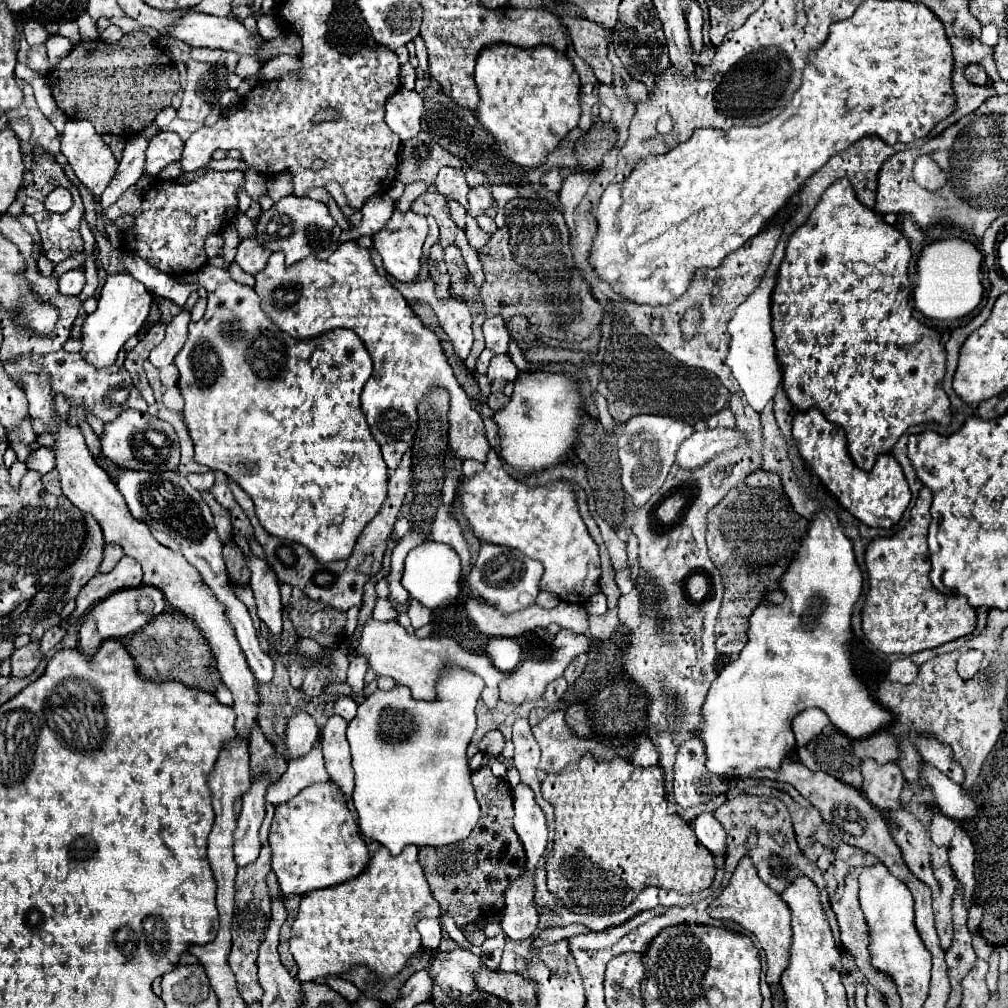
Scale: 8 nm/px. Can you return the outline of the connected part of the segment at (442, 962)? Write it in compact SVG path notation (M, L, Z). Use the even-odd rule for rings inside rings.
M456 947L452 953L438 953L430 961L428 973L444 993L450 993L450 991L472 993L476 989L474 973L478 965L482 965L478 955L462 947Z

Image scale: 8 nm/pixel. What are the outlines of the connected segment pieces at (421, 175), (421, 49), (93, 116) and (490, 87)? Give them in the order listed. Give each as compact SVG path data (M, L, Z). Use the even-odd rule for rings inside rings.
M420 133L414 139L402 143L396 179L402 183L414 183L418 179L434 183L438 169L444 165L462 169L460 159L456 159L450 151L442 149L436 141L432 141L428 133Z
M419 35L413 40L413 43L416 48L416 56L419 61L419 66L424 71L425 76L428 77L428 54L425 44Z
M144 31L122 35L116 43L80 41L46 75L52 97L70 119L90 121L98 135L116 135L124 141L142 133L180 91L178 69L168 53Z
M496 43L486 47L478 61L474 73L480 105L476 111L478 121L484 125L488 133L494 135L496 143L504 151L504 155L520 167L538 167L546 161L548 151L552 151L560 139L578 125L580 119L580 79L572 67L572 61L564 55L554 51L548 45L538 45L530 49L522 49L508 43Z

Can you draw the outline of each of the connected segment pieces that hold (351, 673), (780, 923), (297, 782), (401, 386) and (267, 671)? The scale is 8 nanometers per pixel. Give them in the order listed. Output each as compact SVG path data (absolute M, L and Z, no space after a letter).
M352 657L352 667L348 669L348 679L346 683L352 687L352 697L358 697L364 693L364 673L368 667L364 667L364 659L354 659Z
M744 855L740 863L736 865L726 889L708 905L708 915L714 919L736 921L746 931L754 933L766 953L766 963L768 963L766 979L770 985L778 985L780 975L784 967L788 965L788 951L790 951L790 941L792 941L790 911L788 911L788 905L780 899L780 895L768 889L766 883L758 877L756 867L752 865L752 859L748 855Z
M314 747L308 755L304 755L304 759L298 759L296 763L288 765L284 779L280 779L280 783L268 787L266 801L272 805L286 803L296 793L300 793L302 787L308 787L308 785L318 783L318 781L328 781L328 779L330 777L328 777L326 767L324 767L322 751L318 751Z
M356 241L342 243L334 251L334 255L328 257L326 261L302 259L294 263L292 267L284 265L284 255L272 253L266 267L256 275L254 289L260 297L260 305L264 313L268 315L268 319L272 319L272 323L276 323L282 331L286 331L294 339L312 339L330 329L344 327L344 329L354 331L364 341L374 361L374 373L366 381L360 401L362 401L362 411L372 429L372 435L380 445L392 443L392 441L408 441L408 443L412 441L418 429L416 407L434 389L446 389L450 397L452 397L452 391L448 387L462 389L458 379L454 377L454 371L448 363L448 357L436 333L420 321L420 317L410 309L406 299L388 281L388 277L376 271L374 263L370 261L368 249L362 249Z
M120 467L116 471L116 475L112 477L112 481L114 481L116 489L124 495L132 517L146 523L150 527L152 537L158 543L172 549L174 553L180 553L192 567L196 567L202 581L212 589L214 597L220 599L220 603L226 607L226 617L236 631L236 639L238 639L256 679L260 683L270 683L272 675L274 675L274 663L260 649L250 613L244 607L244 603L240 599L236 599L236 595L234 595L234 589L226 575L222 545L220 545L216 529L214 529L212 513L210 513L210 507L206 505L206 501L200 497L200 493L186 481L186 477L180 471L132 471L132 469Z

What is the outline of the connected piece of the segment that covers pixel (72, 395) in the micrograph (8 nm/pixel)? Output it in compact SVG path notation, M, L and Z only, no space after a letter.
M56 351L56 353L48 353L48 355L18 355L10 361L4 363L6 373L18 383L22 385L22 381L18 379L18 375L22 371L36 371L38 367L46 367L50 377L52 377L52 389L54 395L56 393L64 393L72 405L84 405L86 411L92 411L96 417L100 417L104 423L116 419L116 415L120 415L120 411L124 409L138 409L138 411L146 411L148 405L142 399L140 391L134 387L130 373L124 367L108 367L108 369L100 369L96 371L92 365L84 363L84 359L80 357L80 353L66 353L66 351Z

